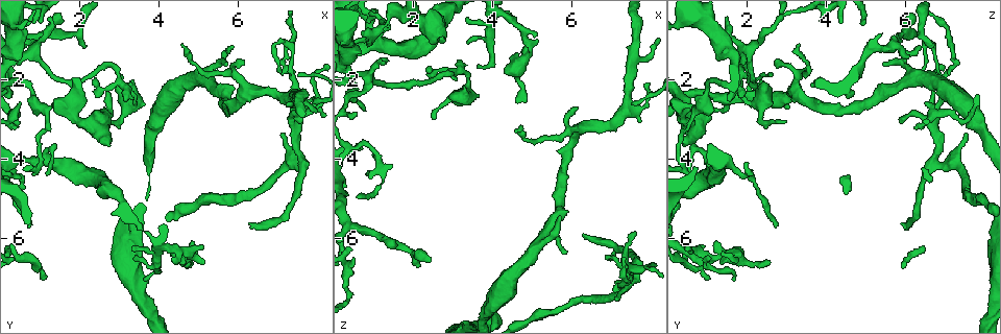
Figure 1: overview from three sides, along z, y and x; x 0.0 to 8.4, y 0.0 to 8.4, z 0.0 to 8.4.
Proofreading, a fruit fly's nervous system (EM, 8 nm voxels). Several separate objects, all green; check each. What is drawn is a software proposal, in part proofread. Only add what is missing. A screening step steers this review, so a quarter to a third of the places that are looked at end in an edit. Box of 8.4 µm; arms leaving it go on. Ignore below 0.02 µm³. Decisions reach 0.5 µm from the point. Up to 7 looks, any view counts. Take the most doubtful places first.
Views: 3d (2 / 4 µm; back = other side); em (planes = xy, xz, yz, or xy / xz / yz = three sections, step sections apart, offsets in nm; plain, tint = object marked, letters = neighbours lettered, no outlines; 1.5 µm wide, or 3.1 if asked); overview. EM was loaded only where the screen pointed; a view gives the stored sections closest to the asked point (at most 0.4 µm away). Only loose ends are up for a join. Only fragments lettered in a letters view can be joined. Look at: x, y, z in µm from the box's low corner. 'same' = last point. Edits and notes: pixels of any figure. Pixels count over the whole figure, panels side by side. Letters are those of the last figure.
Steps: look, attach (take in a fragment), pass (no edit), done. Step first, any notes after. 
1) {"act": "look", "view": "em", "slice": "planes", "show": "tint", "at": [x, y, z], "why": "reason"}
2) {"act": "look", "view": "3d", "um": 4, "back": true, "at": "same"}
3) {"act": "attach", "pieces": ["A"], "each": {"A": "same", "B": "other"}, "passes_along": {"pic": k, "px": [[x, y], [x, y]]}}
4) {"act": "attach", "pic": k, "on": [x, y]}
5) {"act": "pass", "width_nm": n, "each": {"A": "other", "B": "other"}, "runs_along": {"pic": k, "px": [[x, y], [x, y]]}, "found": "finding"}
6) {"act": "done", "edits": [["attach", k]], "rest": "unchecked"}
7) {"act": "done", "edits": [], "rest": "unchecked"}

{"act": "look", "view": "3d", "um": 4, "at": [7.10, 3.45, 7.50], "why": "free end"}

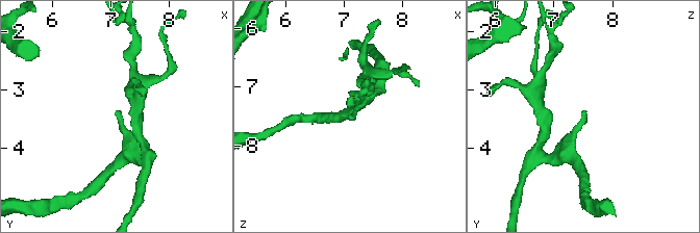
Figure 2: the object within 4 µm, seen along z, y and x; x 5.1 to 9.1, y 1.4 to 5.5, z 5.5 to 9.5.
{"act": "look", "view": "em", "slice": "planes", "show": "letters", "at": [7.10, 3.40, 7.45], "why": "now the EM"}

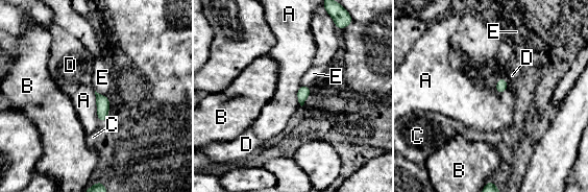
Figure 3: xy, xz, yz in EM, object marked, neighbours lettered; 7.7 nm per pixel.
{"act": "pass", "each": {"A": "other", "B": "other", "C": "other", "D": "other", "E": "other"}, "border": {"pic": 3, "px": [[95, 90], [107, 96]]}, "found": "no lettered fragment goes on from it"}

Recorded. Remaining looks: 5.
{"act": "look", "view": "3d", "um": 4, "at": [7.65, 3.00, 5.85], "why": "branch stops here"}

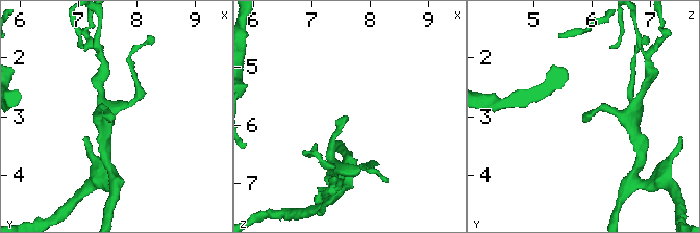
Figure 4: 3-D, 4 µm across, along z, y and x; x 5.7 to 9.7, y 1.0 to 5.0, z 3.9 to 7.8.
{"act": "look", "view": "em", "slice": "xy", "step": 8, "show": "tint", "at": [7.60, 2.95, 5.90], "why": "need the tissue"}

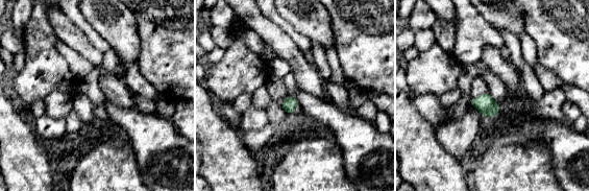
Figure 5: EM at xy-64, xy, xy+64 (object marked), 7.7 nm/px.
{"act": "look", "view": "em", "slice": "xy", "step": 8, "show": "letters", "at": "same", "why": "what lies round it"}

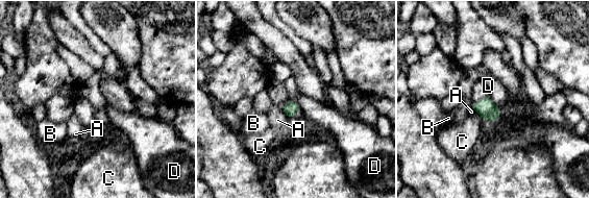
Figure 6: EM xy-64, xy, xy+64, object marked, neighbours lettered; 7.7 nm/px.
{"act": "pass", "width_nm": 110, "each": {"A": "other", "B": "other", "C": "other", "D": "other"}, "border": {"pic": 6, "px": [[470, 101], [489, 97], [501, 115]]}, "found": "none of them fits"}

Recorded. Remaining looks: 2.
{"act": "done", "edits": [], "rest": "unchecked"}

